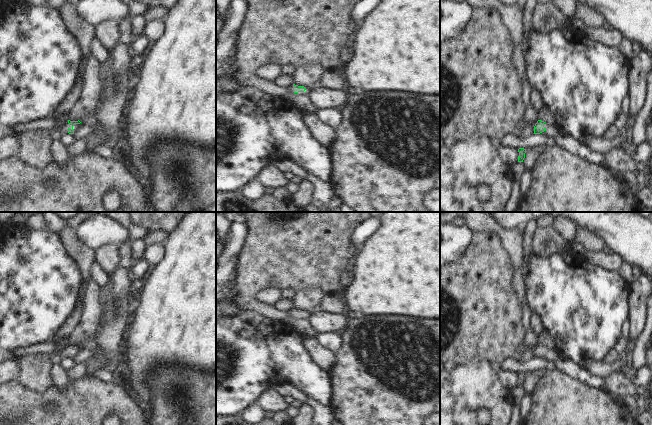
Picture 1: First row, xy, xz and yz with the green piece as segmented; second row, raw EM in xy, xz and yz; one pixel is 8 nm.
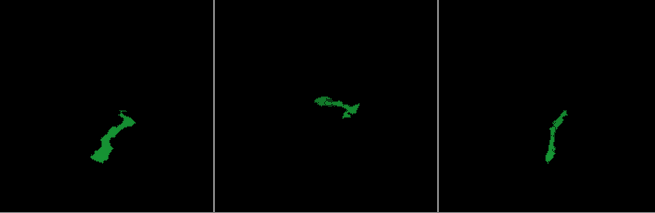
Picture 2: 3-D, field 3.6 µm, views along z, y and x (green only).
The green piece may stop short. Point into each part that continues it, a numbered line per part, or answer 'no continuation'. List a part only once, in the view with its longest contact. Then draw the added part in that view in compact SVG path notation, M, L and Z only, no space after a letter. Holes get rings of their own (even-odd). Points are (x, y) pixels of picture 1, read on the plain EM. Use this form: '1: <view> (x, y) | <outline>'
1: xz (308, 313) | M291 309L290 312L290 318L287 320L286 324L288 324L292 319L309 319L309 317L312 315L313 311L309 311L309 310L304 310L305 311L305 315L304 316L298 316L298 317L294 317L293 316L293 309Z

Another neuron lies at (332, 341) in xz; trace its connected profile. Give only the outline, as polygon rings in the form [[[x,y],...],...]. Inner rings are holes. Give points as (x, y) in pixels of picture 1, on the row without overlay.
[[[319,333],[317,335],[318,343],[333,352],[336,352],[341,346],[341,334],[339,333]]]

